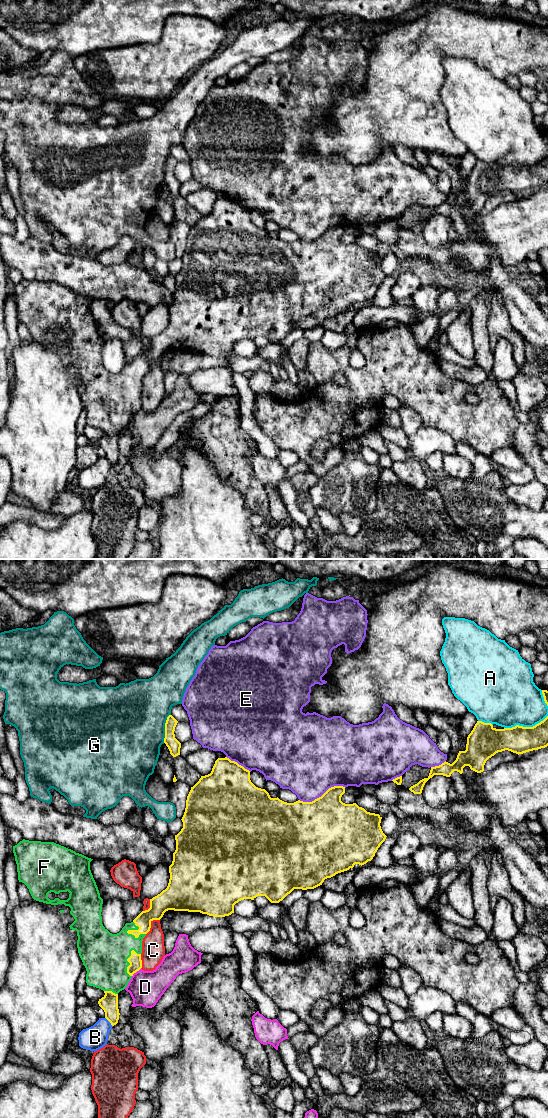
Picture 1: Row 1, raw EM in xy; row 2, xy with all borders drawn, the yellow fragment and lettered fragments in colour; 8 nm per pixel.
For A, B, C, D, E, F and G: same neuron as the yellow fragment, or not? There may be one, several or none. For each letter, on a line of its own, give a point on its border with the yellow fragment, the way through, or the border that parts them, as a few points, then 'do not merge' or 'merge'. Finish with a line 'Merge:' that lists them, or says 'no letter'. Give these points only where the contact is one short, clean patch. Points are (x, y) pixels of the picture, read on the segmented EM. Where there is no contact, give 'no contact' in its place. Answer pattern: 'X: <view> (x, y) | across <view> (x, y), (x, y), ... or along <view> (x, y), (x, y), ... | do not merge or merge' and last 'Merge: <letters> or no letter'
A: xy (525, 727) | do not merge
B: xy (109, 1021) | do not merge
C: xy (150, 924) | do not merge
D: xy (135, 972) | do not merge
E: xy (323, 794) | do not merge
F: xy (136, 937) | merge
G: xy (165, 728) | do not merge
Merge: F

